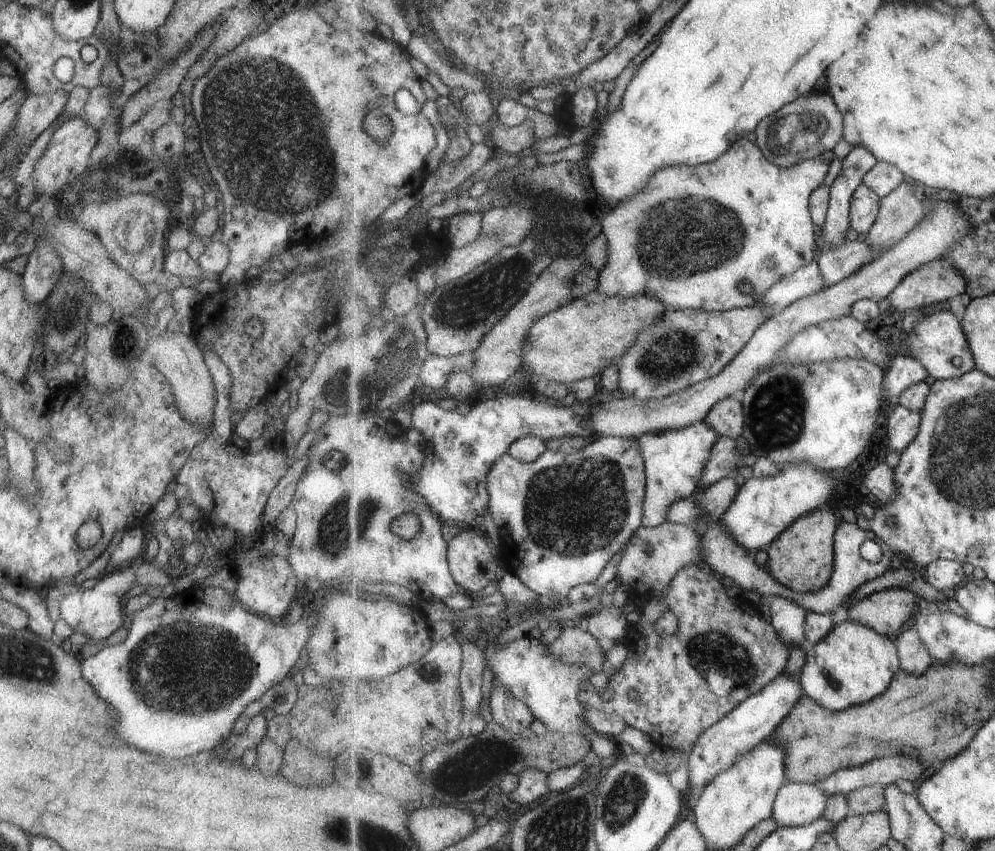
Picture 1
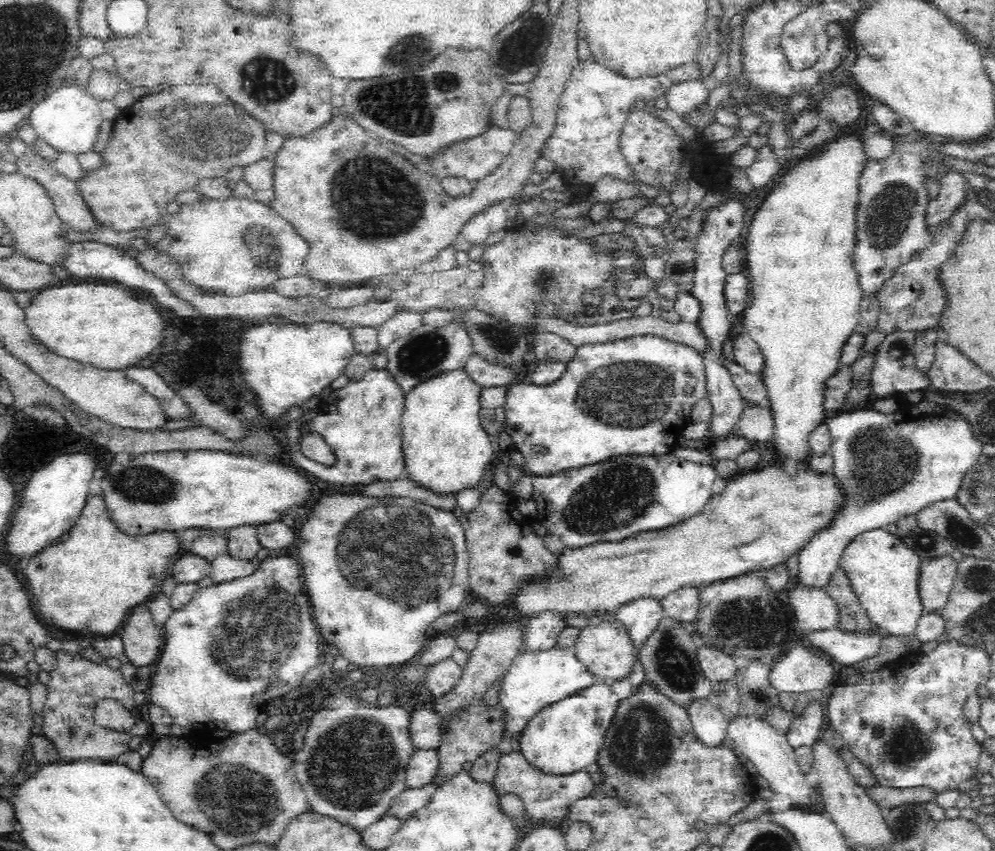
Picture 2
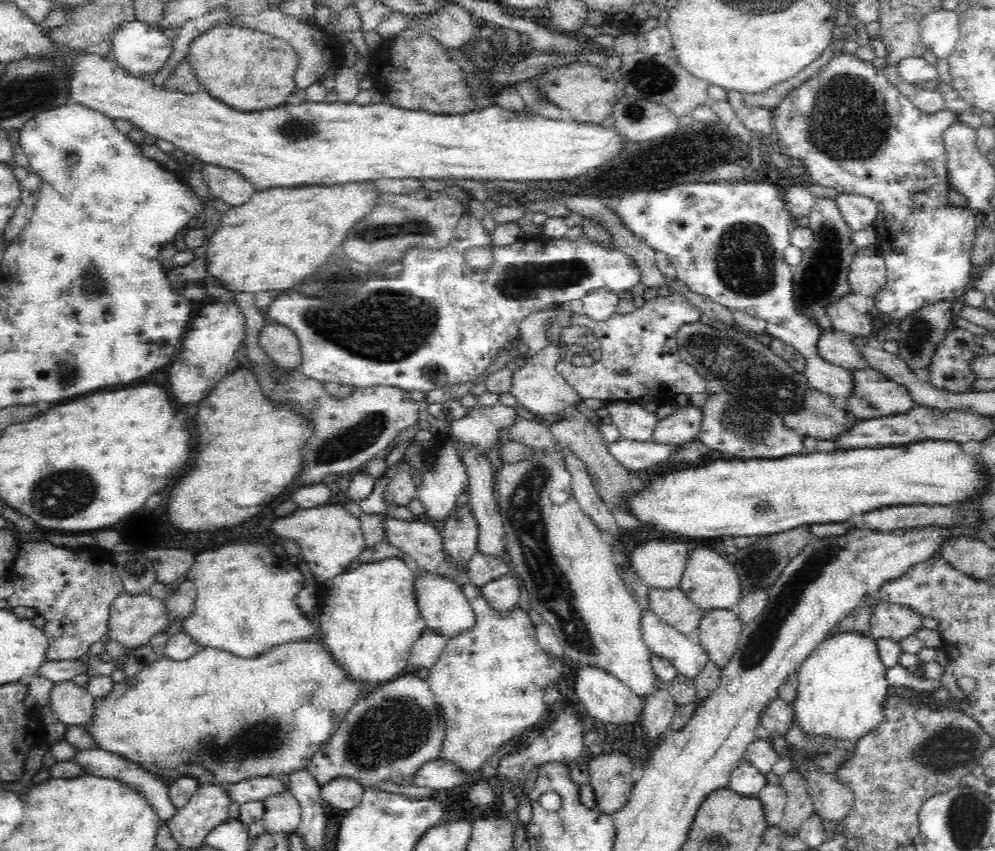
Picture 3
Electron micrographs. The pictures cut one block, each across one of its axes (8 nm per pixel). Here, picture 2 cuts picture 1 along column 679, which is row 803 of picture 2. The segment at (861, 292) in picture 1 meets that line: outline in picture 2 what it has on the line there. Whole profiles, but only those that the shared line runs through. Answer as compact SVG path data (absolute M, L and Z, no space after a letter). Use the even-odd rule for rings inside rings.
M430 782L423 788L412 788L402 792L402 795L393 800L387 814L399 818L402 822L407 821L414 812L430 804L431 797L440 785Z

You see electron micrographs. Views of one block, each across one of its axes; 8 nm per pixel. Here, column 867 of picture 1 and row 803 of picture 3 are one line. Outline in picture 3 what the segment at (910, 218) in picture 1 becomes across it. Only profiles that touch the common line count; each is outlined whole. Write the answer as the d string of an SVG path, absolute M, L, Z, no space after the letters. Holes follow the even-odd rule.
M275 775L256 776L229 785L230 799L238 805L263 801L270 796L287 792L287 787Z

